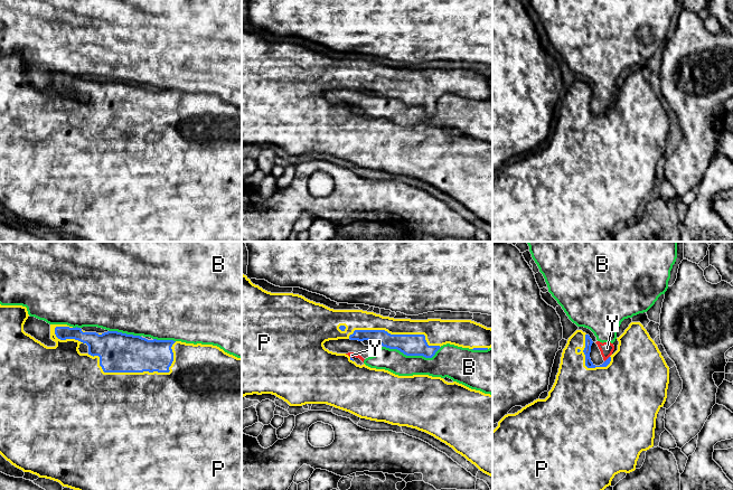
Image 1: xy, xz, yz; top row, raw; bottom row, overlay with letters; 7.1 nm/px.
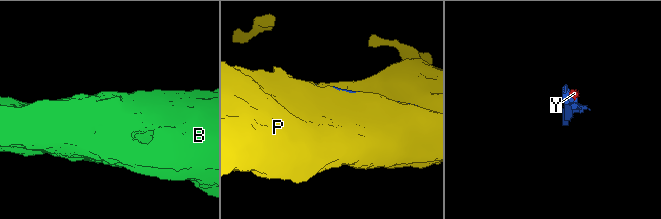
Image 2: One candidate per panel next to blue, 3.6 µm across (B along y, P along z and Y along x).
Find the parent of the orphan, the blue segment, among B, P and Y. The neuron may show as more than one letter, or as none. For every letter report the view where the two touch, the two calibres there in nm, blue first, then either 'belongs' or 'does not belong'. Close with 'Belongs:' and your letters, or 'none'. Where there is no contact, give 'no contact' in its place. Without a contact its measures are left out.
B: xz | 160/200 nm | does not belong
P: xy | 280/500 nm | belongs
Y: yz | 60/100 nm | does not belong
Belongs: P

